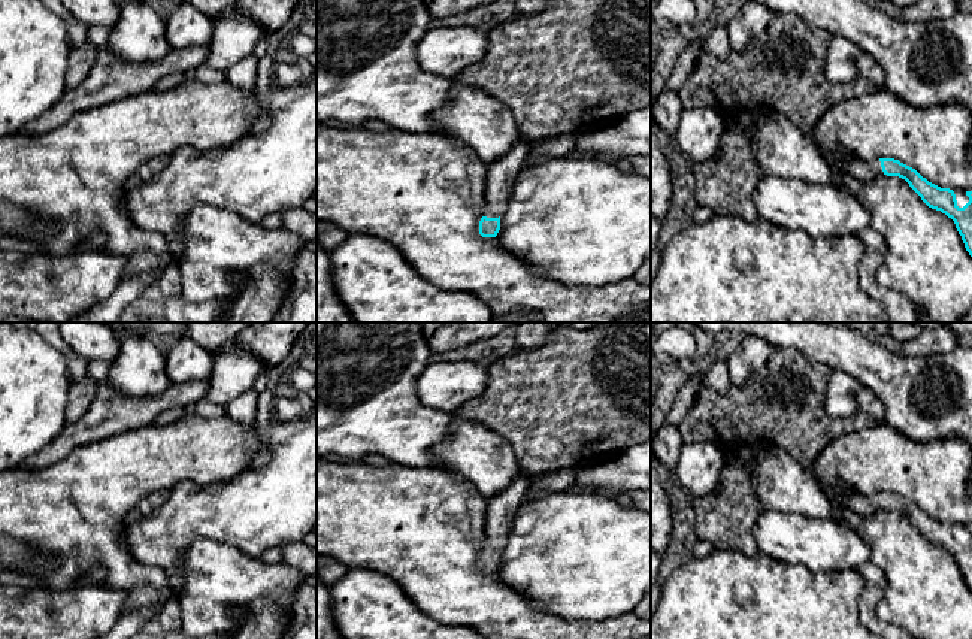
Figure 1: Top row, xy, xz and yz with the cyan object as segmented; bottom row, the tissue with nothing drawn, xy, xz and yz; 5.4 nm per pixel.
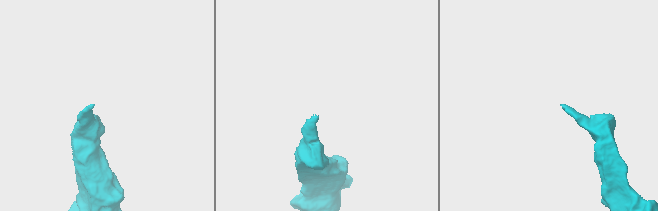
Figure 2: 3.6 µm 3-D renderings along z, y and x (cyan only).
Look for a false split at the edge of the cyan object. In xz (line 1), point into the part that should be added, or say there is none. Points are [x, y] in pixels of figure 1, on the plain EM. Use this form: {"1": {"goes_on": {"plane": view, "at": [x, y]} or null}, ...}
{"1": {"goes_on": {"plane": "xz", "at": [500, 509]}}}

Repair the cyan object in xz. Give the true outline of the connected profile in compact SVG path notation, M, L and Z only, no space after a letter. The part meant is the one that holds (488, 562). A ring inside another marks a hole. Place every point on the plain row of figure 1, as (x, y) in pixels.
M520 473L497 496L488 499L485 511L485 545L479 555L479 569L482 572L497 570L500 551L508 540L511 523L530 487L530 479L530 475Z

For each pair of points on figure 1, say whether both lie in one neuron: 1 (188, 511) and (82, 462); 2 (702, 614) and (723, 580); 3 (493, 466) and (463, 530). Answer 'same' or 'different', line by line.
1: different
2: same
3: different

